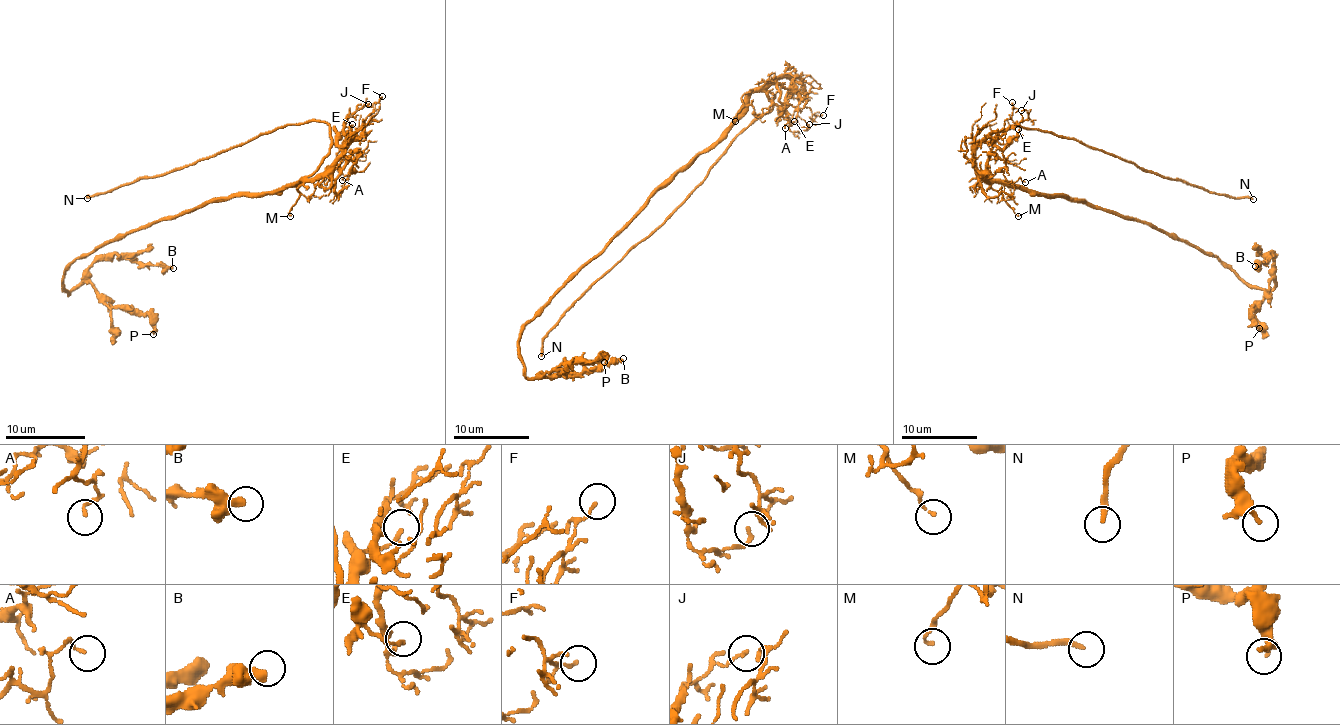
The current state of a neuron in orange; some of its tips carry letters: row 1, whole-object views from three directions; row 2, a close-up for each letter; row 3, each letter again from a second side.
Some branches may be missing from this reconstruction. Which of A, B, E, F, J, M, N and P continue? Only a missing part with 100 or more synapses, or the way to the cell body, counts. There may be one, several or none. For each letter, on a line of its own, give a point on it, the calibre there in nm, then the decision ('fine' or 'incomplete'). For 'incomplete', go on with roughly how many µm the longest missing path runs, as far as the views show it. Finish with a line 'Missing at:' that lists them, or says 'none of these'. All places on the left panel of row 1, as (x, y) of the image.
A: at (342, 180); 100 nm thick; fine
B: at (173, 268); 440 nm thick; fine
E: at (352, 124); 100 nm thick; fine
F: at (382, 96); 90 nm thick; fine
J: at (368, 104); 120 nm thick; fine
M: at (290, 216); 120 nm thick; fine
N: at (87, 198); 220 nm thick; incomplete; about 10 µm are missing
P: at (153, 334); 240 nm thick; fine
Missing at: N

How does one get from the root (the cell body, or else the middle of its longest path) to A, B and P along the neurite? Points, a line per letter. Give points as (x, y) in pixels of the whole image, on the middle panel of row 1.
A: (722, 132), (752, 92), (773, 83), (785, 105), (783, 115), (788, 119), (785, 128)
B: (722, 132), (684, 164), (524, 328), (518, 343), (522, 372), (528, 377), (581, 377), (623, 358)
P: (722, 132), (520, 336), (528, 377), (600, 355), (604, 362)

